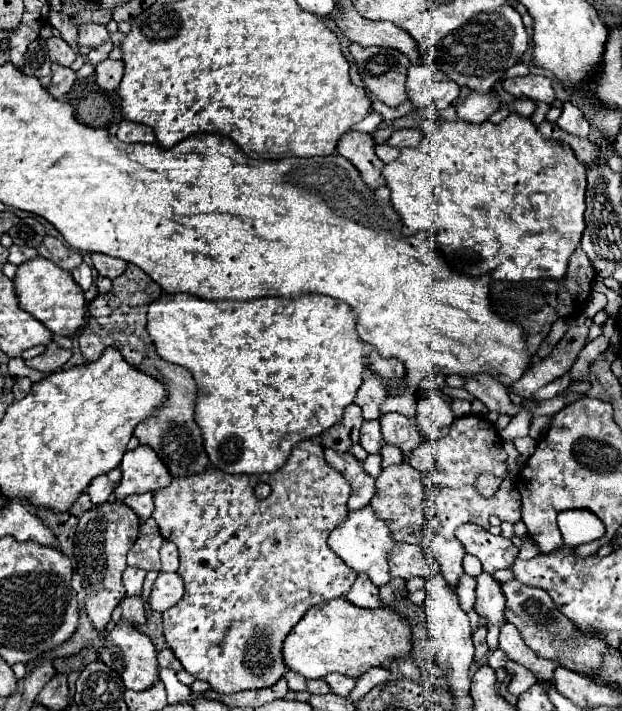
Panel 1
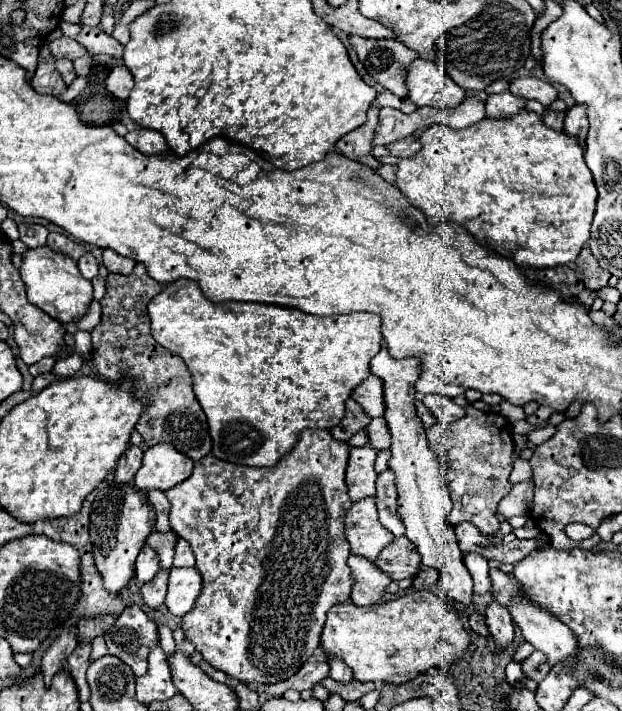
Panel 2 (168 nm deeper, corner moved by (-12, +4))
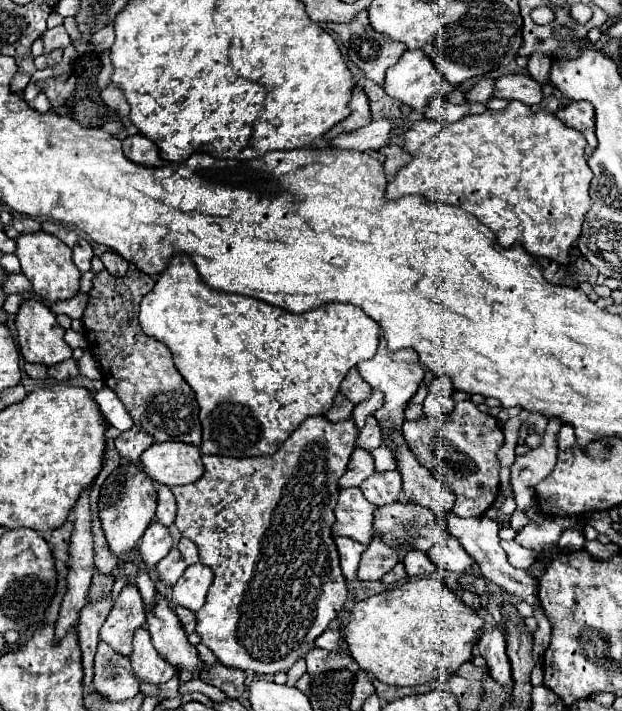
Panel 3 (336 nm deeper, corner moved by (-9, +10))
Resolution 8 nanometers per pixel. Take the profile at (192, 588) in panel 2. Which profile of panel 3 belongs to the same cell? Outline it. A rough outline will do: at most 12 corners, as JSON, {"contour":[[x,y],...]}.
{"contour":[[189,565],[173,585],[171,603],[199,611],[213,571]]}

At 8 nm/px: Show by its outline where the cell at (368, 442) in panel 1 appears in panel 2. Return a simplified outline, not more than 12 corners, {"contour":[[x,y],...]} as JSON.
{"contour":[[382,417],[372,419],[368,433],[376,451],[390,447],[390,433]]}

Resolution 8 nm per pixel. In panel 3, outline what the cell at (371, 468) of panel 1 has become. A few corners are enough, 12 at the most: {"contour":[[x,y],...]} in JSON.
{"contour":[[385,445],[377,447],[375,457],[377,471],[397,469],[395,457]]}

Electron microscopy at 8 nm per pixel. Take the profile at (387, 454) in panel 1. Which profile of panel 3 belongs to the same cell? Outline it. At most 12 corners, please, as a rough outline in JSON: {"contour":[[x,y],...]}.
{"contour":[[379,339],[359,375],[385,395],[373,413],[385,445],[405,423],[405,407],[425,369],[415,349],[389,351]]}

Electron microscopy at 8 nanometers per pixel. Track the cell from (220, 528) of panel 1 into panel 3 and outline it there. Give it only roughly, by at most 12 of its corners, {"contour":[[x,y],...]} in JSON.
{"contour":[[357,435],[171,489],[215,575],[221,665],[287,673],[347,601],[331,527]]}

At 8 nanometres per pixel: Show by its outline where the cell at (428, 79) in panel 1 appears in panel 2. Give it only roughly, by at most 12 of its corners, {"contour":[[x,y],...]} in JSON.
{"contour":[[432,61],[410,63],[408,99],[448,111],[464,89]]}

